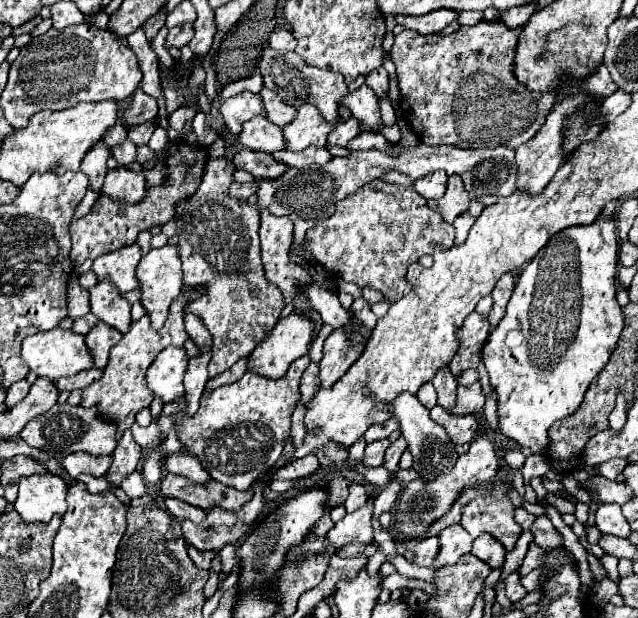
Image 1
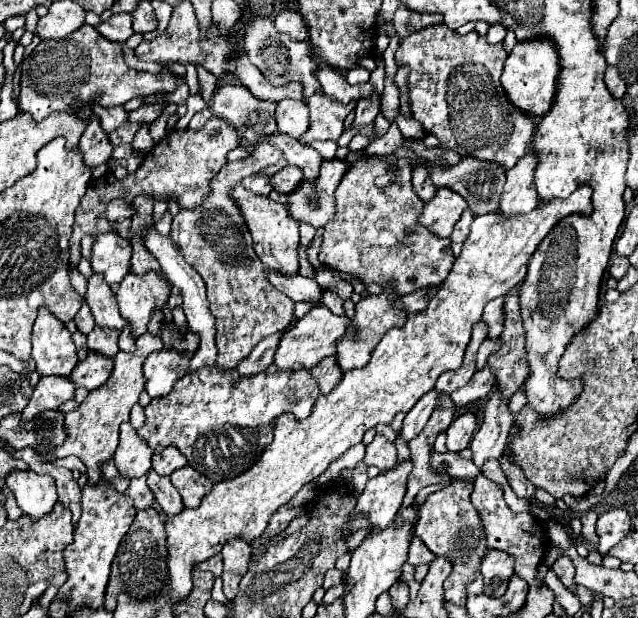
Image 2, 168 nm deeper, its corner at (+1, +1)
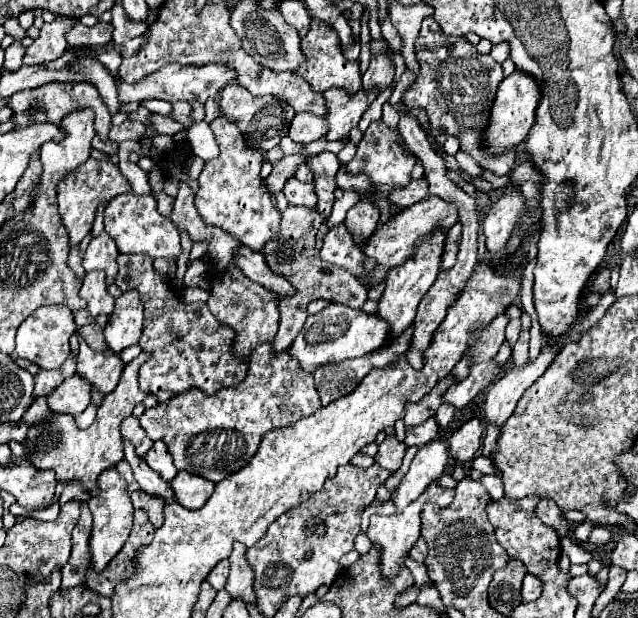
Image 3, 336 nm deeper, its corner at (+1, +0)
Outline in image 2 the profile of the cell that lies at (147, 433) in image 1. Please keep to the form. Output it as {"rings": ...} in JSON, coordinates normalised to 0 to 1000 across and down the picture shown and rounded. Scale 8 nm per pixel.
{"rings":[[[426,589],[417,602],[408,602],[398,608],[370,608],[361,599],[345,599],[339,592],[329,592],[310,602],[295,602],[276,618],[273,631],[263,641],[241,644],[226,660],[229,683],[216,696],[216,706],[229,712],[241,731],[251,731],[260,722],[276,722],[295,741],[295,751],[307,764],[326,770],[332,780],[348,780],[348,777],[376,770],[411,738],[411,731],[417,728],[417,722],[426,715],[426,706],[429,706],[426,689],[423,689],[429,676],[448,667],[486,670],[489,654],[495,650],[498,638],[502,631],[480,595],[467,602],[442,602],[431,589]]]}

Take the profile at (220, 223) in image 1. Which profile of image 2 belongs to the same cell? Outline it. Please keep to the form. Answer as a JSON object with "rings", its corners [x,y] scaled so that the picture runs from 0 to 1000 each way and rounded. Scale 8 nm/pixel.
{"rings":[[[420,230],[404,233],[389,256],[348,269],[332,291],[329,317],[323,317],[310,337],[282,340],[270,353],[266,385],[279,395],[288,421],[307,434],[326,466],[329,505],[339,515],[339,592],[348,599],[370,595],[411,547],[442,537],[461,518],[461,489],[448,485],[448,479],[442,479],[442,472],[417,453],[417,437],[395,401],[395,382],[386,369],[382,350],[361,320],[361,311],[379,294],[382,285],[401,282],[417,269],[429,269],[442,256],[442,246]]]}

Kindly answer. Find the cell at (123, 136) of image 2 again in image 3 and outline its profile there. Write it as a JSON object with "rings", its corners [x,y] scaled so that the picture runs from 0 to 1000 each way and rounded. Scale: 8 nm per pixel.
{"rings":[[[194,196],[191,202],[176,206],[169,222],[172,222],[172,228],[182,228],[182,231],[191,231],[197,225],[213,225],[216,228],[226,212],[229,212],[229,206],[216,196]]]}

